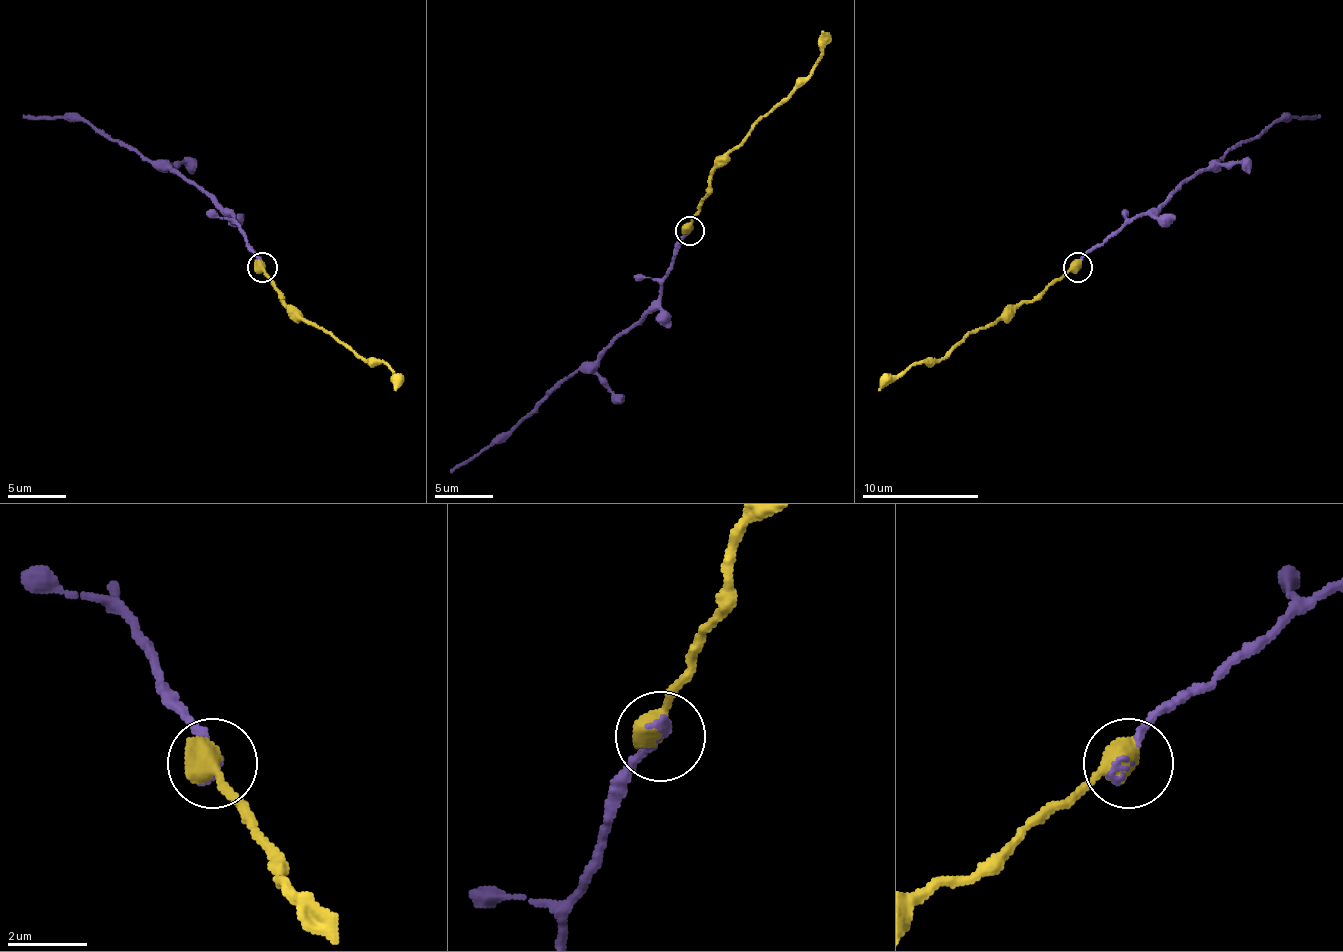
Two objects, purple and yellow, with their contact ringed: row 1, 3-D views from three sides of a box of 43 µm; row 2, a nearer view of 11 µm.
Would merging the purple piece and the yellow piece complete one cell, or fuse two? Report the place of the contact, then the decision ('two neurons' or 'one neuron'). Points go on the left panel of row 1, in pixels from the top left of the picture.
(262, 267) | one neuron

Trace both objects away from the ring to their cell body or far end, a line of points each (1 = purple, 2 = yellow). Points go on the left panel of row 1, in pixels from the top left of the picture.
1: (263, 266), (231, 213), (166, 167), (154, 167), (81, 120), (23, 114)
2: (263, 266), (283, 301), (304, 319), (324, 328), (360, 357), (383, 363), (395, 375), (398, 389)

